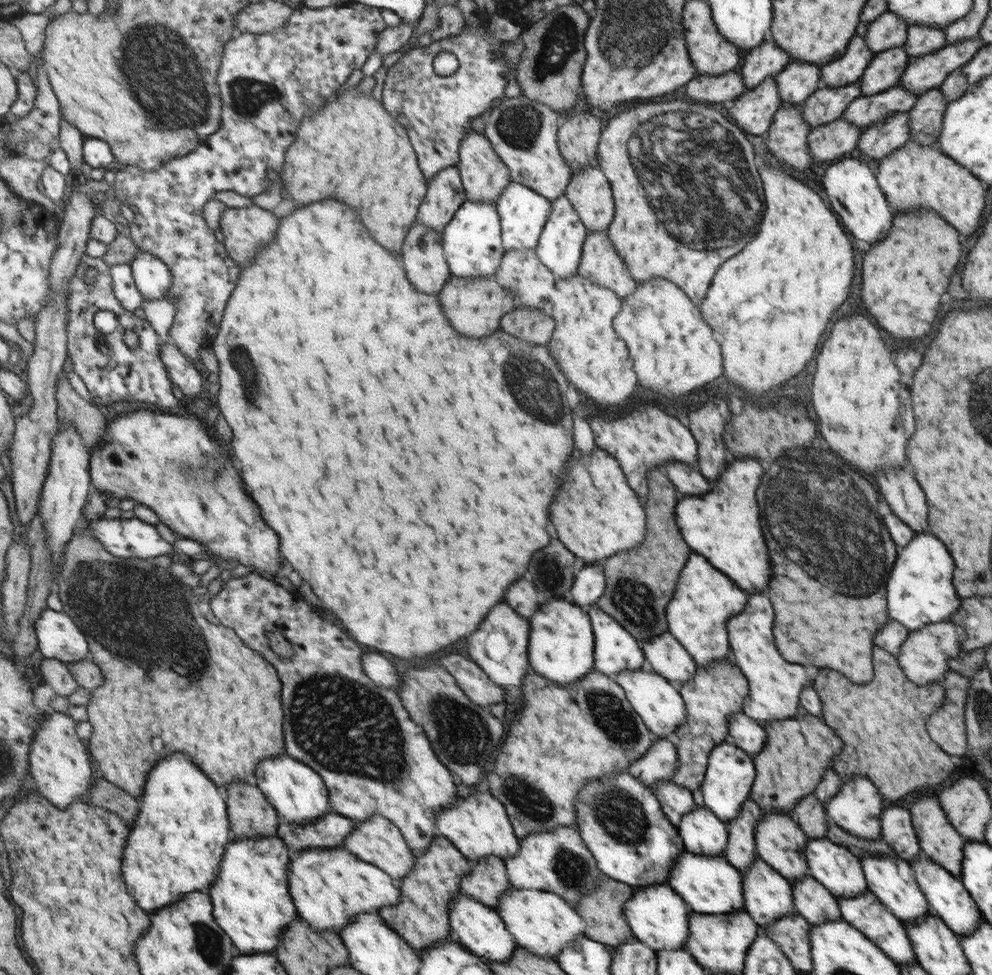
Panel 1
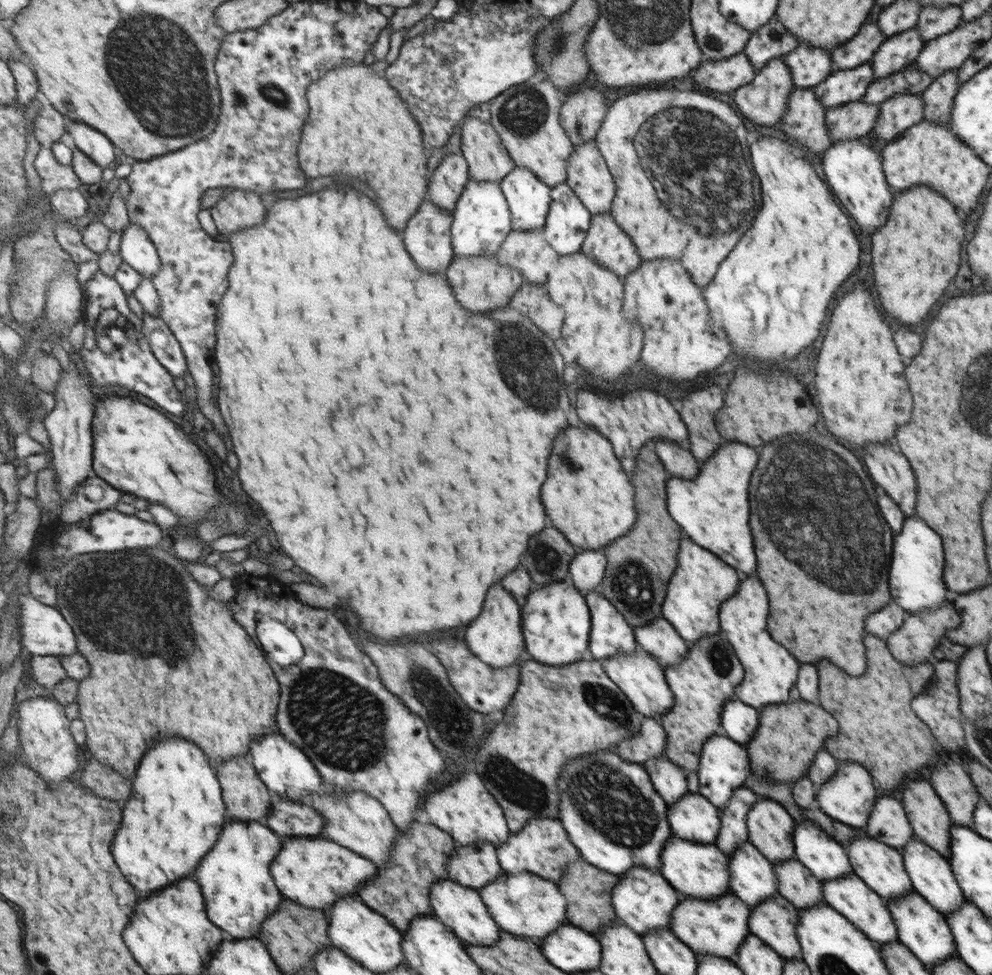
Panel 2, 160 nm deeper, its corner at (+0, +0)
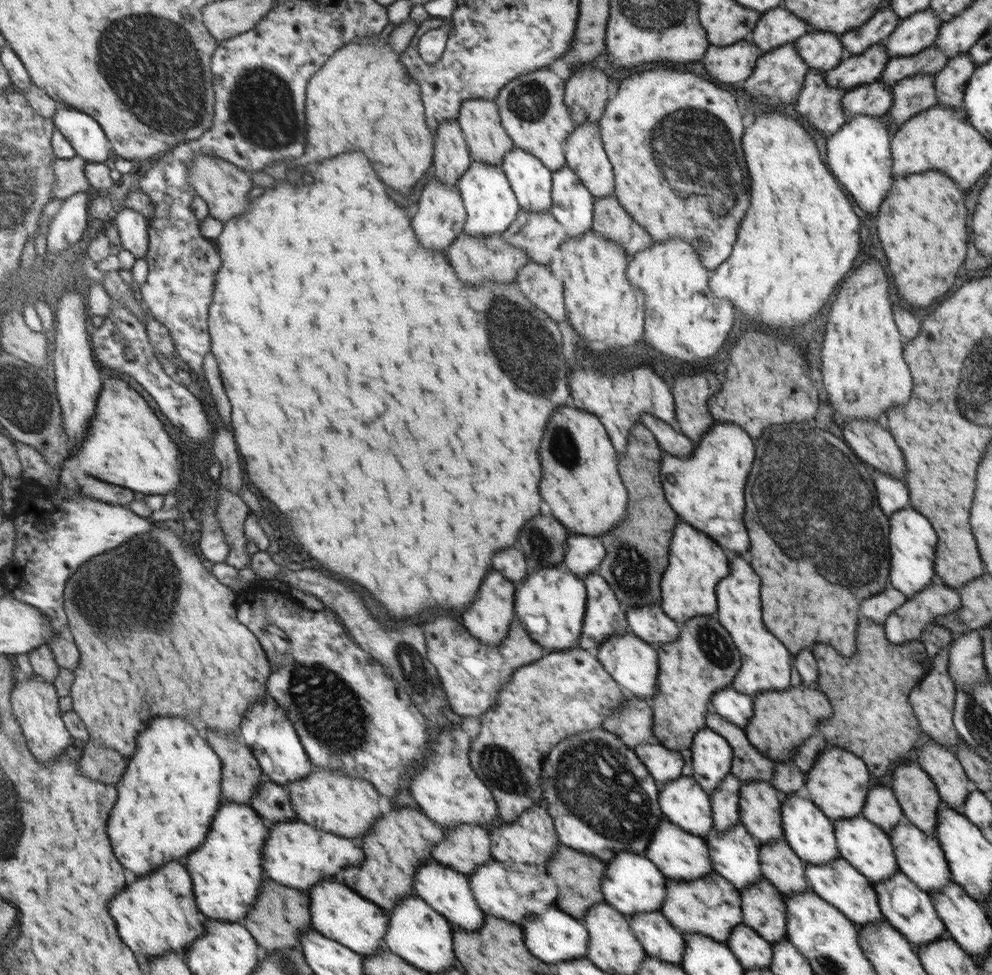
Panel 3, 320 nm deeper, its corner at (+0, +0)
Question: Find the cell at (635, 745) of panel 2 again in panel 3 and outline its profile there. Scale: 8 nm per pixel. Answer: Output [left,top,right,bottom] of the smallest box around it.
[602,691,652,749]

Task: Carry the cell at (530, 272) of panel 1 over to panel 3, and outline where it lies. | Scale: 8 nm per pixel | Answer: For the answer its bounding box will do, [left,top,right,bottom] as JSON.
[502,211,567,265]

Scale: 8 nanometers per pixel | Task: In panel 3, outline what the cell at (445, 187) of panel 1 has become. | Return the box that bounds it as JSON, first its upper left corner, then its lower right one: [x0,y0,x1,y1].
[434,119,472,185]

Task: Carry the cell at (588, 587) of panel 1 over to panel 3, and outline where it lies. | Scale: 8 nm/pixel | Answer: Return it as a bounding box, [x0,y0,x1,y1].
[561,534,605,582]

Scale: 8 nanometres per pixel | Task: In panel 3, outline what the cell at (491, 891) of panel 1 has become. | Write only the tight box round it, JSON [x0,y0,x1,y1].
[432,824,493,876]

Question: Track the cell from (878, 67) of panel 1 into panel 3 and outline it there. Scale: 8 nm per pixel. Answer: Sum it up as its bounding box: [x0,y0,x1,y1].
[882,7,940,58]

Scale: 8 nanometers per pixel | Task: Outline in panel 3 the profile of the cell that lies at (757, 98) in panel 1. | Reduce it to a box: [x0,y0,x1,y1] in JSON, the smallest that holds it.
[741,43,808,110]

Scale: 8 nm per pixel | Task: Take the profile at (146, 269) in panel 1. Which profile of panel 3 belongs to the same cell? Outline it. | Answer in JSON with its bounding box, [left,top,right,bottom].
[116,208,150,259]

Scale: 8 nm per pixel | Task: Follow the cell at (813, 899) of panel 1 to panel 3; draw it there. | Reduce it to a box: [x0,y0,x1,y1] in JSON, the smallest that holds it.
[758,838,809,895]

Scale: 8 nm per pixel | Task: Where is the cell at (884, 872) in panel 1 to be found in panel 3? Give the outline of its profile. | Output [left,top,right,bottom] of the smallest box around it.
[832,814,899,886]

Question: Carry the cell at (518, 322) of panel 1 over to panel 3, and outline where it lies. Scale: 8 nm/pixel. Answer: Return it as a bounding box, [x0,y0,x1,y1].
[513,260,566,322]

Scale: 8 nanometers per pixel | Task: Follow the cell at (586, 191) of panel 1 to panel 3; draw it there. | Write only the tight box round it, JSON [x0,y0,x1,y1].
[564,124,614,198]

